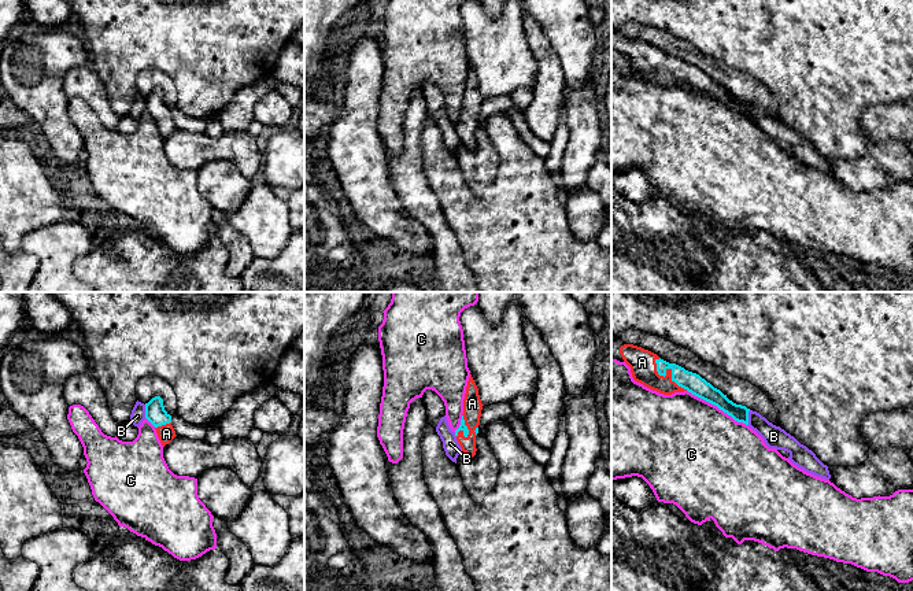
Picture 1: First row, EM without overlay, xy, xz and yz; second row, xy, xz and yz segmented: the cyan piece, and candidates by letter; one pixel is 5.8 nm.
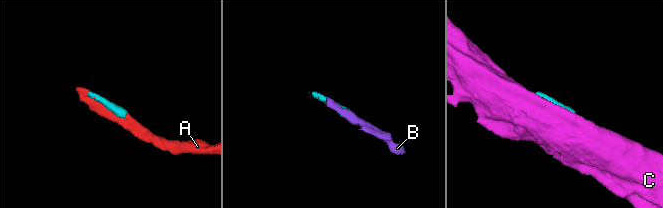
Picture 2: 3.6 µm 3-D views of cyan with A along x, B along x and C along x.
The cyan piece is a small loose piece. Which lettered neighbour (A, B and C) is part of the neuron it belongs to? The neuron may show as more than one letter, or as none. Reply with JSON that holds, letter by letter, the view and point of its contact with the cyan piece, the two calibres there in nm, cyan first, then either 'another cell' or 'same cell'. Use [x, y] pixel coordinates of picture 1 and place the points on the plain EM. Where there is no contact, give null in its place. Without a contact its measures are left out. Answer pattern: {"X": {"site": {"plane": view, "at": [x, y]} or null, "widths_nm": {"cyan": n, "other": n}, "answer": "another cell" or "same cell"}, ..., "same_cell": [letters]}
{"A": {"site": {"plane": "yz", "at": [668, 61]}, "widths_nm": {"cyan": 110, "other": 160}, "answer": "same cell"}, "B": {"site": {"plane": "yz", "at": [747, 110]}, "widths_nm": {"cyan": 100, "other": 130}, "answer": "another cell"}, "C": {"site": {"plane": "yz", "at": [717, 99]}, "widths_nm": {"cyan": 110, "other": 480}, "answer": "another cell"}, "same_cell": ["A"]}

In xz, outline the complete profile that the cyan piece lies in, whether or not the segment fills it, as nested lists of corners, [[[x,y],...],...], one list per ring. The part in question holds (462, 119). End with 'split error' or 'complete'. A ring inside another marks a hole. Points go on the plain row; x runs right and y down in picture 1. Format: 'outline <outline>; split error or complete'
outline [[[470,67],[463,92],[463,107],[455,129],[462,144],[472,149],[474,149],[477,144],[476,129],[478,126],[483,99],[478,81]]]; split error

